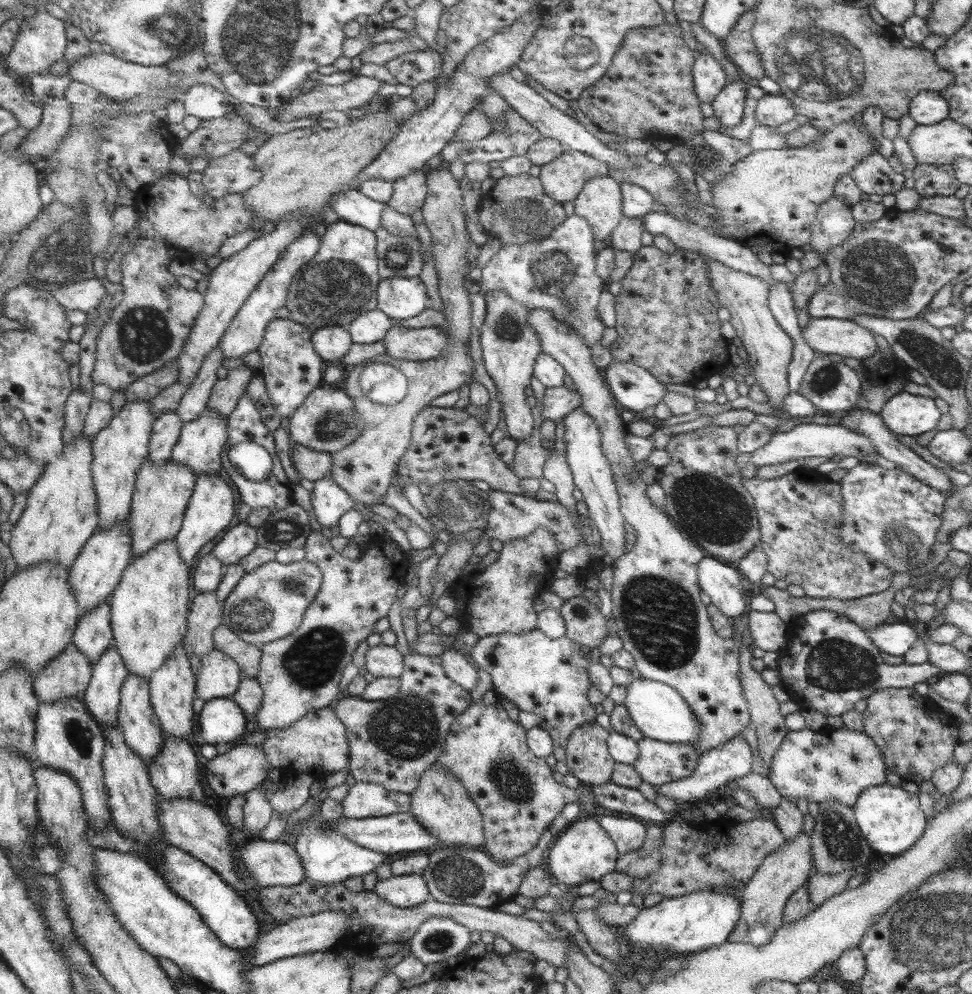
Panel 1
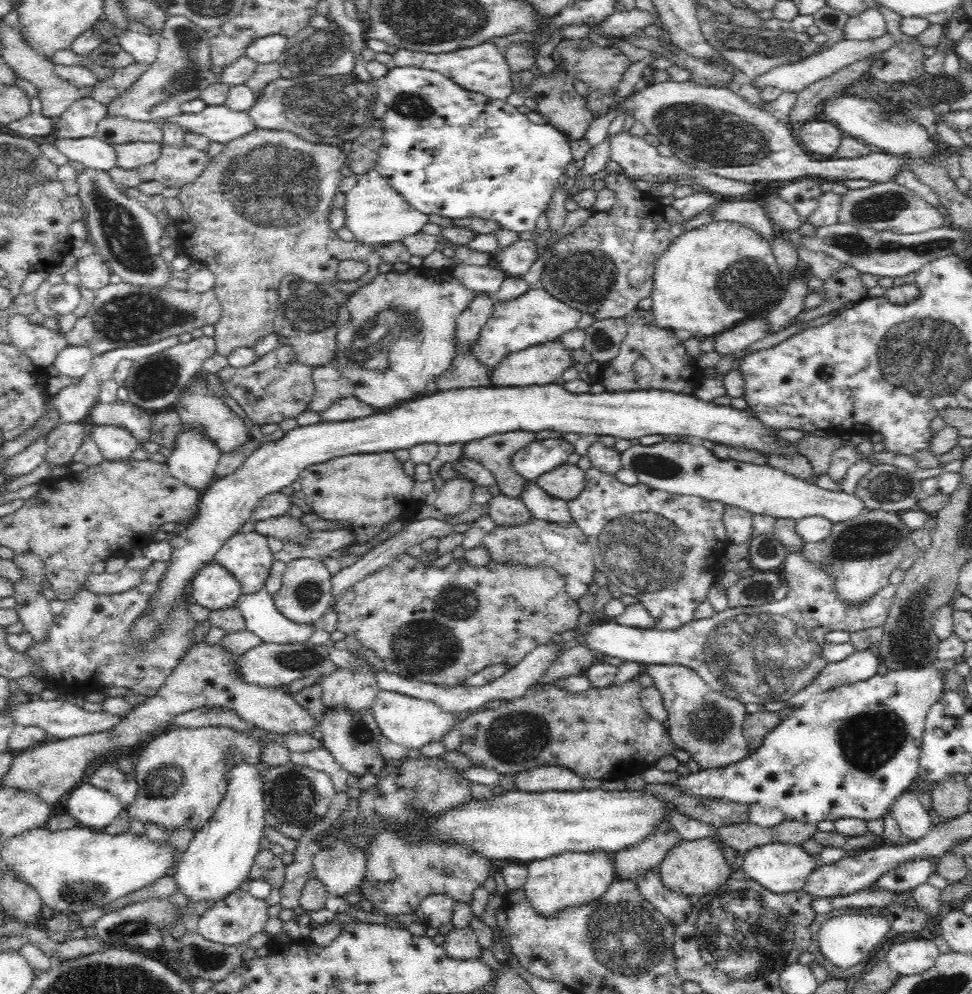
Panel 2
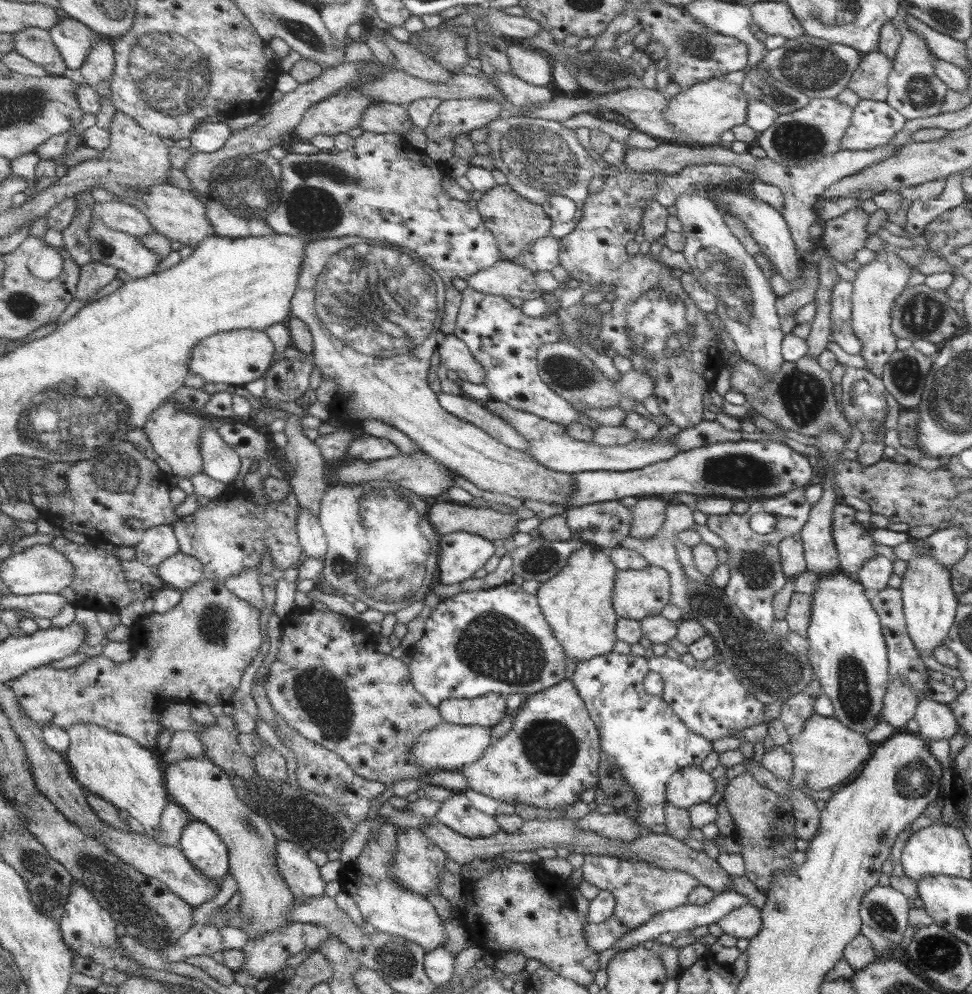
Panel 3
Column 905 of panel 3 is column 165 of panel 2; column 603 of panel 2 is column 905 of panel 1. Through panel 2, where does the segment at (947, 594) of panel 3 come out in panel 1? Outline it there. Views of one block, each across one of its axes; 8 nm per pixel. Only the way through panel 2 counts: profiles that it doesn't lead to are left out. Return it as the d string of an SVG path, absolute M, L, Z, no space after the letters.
M903 390L884 404L879 415L890 432L902 436L916 437L930 432L940 420L940 410L932 398Z

